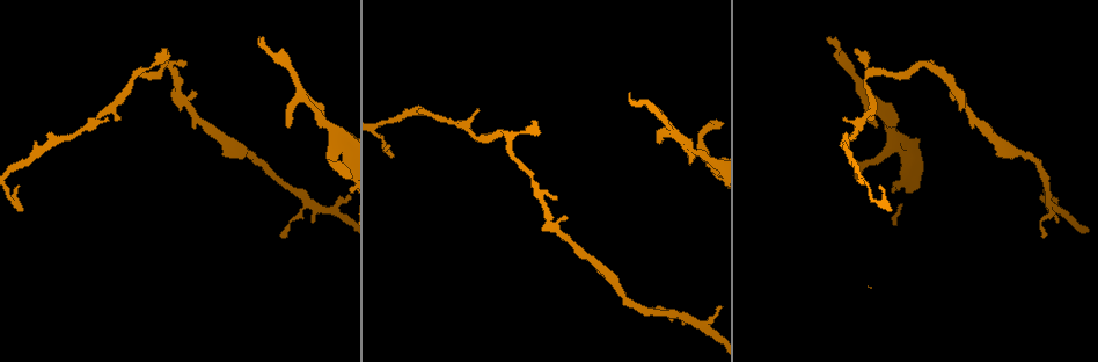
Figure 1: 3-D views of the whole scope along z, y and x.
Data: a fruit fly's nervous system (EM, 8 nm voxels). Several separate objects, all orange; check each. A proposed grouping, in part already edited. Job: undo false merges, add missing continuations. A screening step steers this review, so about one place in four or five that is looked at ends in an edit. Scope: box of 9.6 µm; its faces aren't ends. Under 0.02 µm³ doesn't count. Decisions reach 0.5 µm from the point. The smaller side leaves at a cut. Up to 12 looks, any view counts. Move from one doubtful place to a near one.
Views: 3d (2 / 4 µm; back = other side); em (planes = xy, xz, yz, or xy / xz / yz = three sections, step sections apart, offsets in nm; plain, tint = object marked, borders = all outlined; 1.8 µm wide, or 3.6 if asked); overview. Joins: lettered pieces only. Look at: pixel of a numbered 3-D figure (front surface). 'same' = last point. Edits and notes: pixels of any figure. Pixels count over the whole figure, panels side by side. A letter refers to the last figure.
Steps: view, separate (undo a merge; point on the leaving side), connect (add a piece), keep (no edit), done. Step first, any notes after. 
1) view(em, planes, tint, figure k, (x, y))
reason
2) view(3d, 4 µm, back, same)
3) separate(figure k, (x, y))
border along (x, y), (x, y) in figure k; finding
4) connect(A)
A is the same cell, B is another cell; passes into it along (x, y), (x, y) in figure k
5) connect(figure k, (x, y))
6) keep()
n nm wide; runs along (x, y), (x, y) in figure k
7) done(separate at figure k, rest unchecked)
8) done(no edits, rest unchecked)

view(em, yz, step 16, tint, figure 1, (933, 63))
an open end

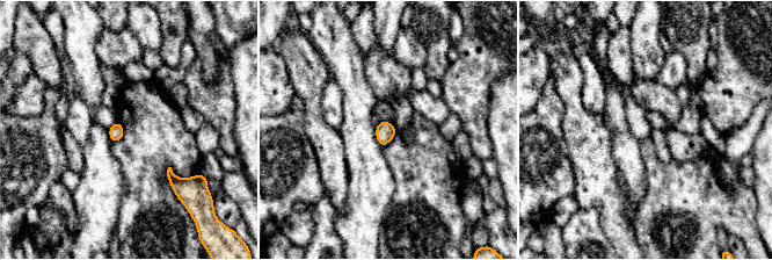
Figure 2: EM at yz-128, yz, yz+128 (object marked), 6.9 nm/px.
view(em, planes, borders, same)

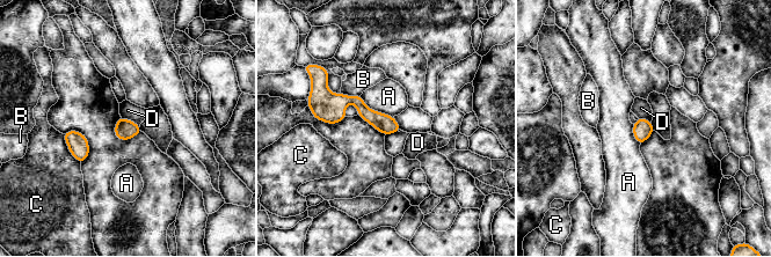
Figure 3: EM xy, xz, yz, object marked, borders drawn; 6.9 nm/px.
keep()
130 nm wide; A touches over 280 nm; A, B, C and D are other cells; none of them fits

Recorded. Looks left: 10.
view(em, planes, borders, figure 1, (162, 51))
free end

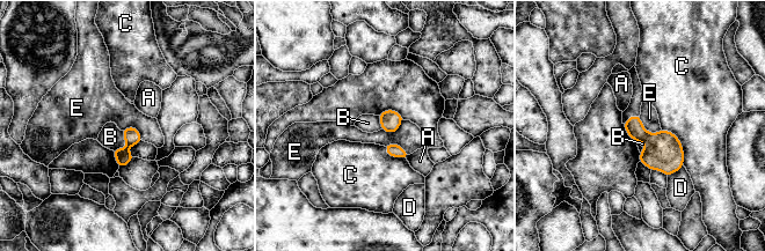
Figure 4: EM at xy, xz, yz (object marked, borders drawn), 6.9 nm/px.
keep()
120 nm wide; A, B, C, D and E are other cells; border along (639, 116), (649, 132), (661, 130) in figure 4; none of them fits

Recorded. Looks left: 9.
view(em, planes, borders, figure 1, (477, 111))

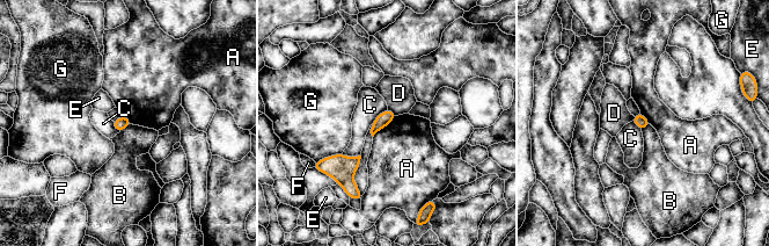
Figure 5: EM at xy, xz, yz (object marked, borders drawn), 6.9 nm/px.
keep()
A touches over 220 nm; A, B, C, D, E, F and G are other cells; border along (396, 116), (373, 137) in figure 5; none of them fits

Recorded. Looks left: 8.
view(3d, 2 µm, figure 1, (628, 93))
thin end

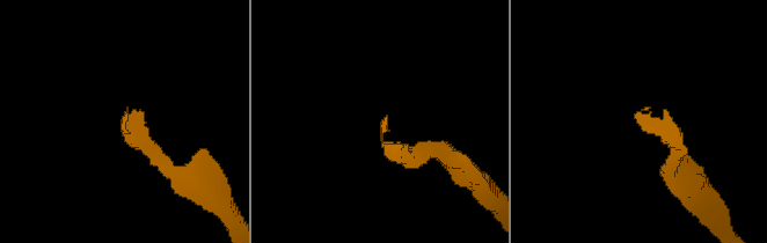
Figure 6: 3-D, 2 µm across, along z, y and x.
view(em, planes, borders, figure 6, (637, 112))

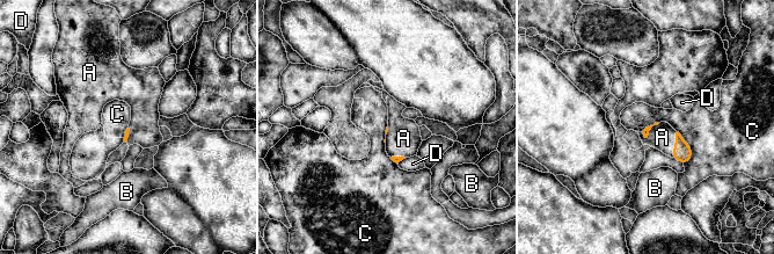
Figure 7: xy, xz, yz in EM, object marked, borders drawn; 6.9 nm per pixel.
connect(A)
C touches over 240 nm; A is the same cell, B, C and D are other cells; passes into it along (681, 151), (674, 144), (662, 137) in figure 7; the neuron continues

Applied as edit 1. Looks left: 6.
view(overview)

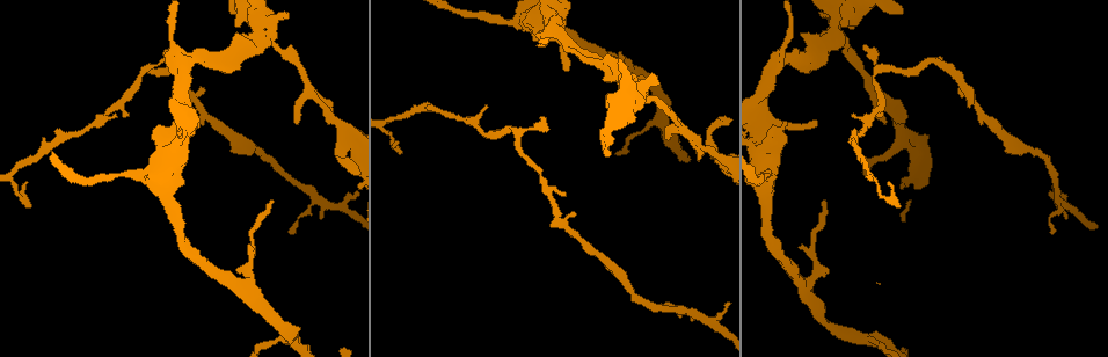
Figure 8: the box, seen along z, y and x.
view(3d, 2 µm, figure 8, (772, 62))
a fork

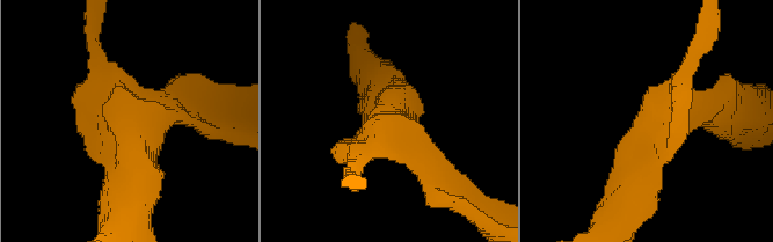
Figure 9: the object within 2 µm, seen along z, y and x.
view(em, 3.6 µm, planes, tint, figure 9, (392, 116))
now the EM

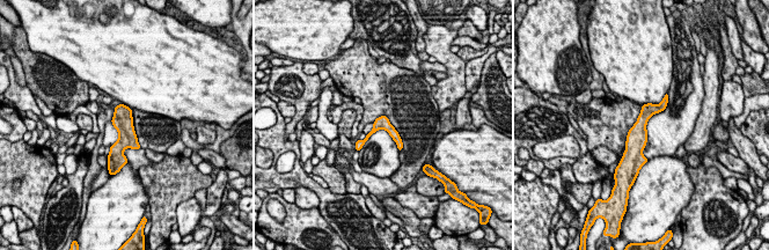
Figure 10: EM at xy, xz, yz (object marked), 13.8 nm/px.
view(em, 3.6 µm, planes, borders, same)
what lies round it

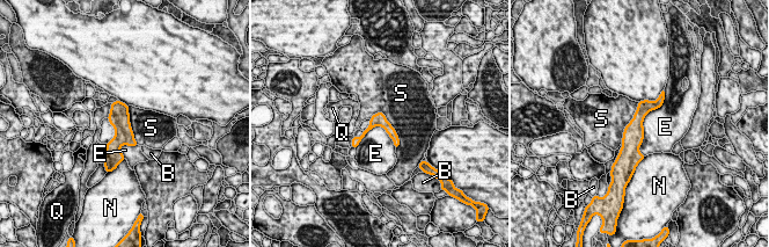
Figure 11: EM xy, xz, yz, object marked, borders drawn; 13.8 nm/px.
keep()
B, E, N, Q and S are other cells; one neuron here

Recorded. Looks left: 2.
done(connect at figure 7, rest unchecked)

